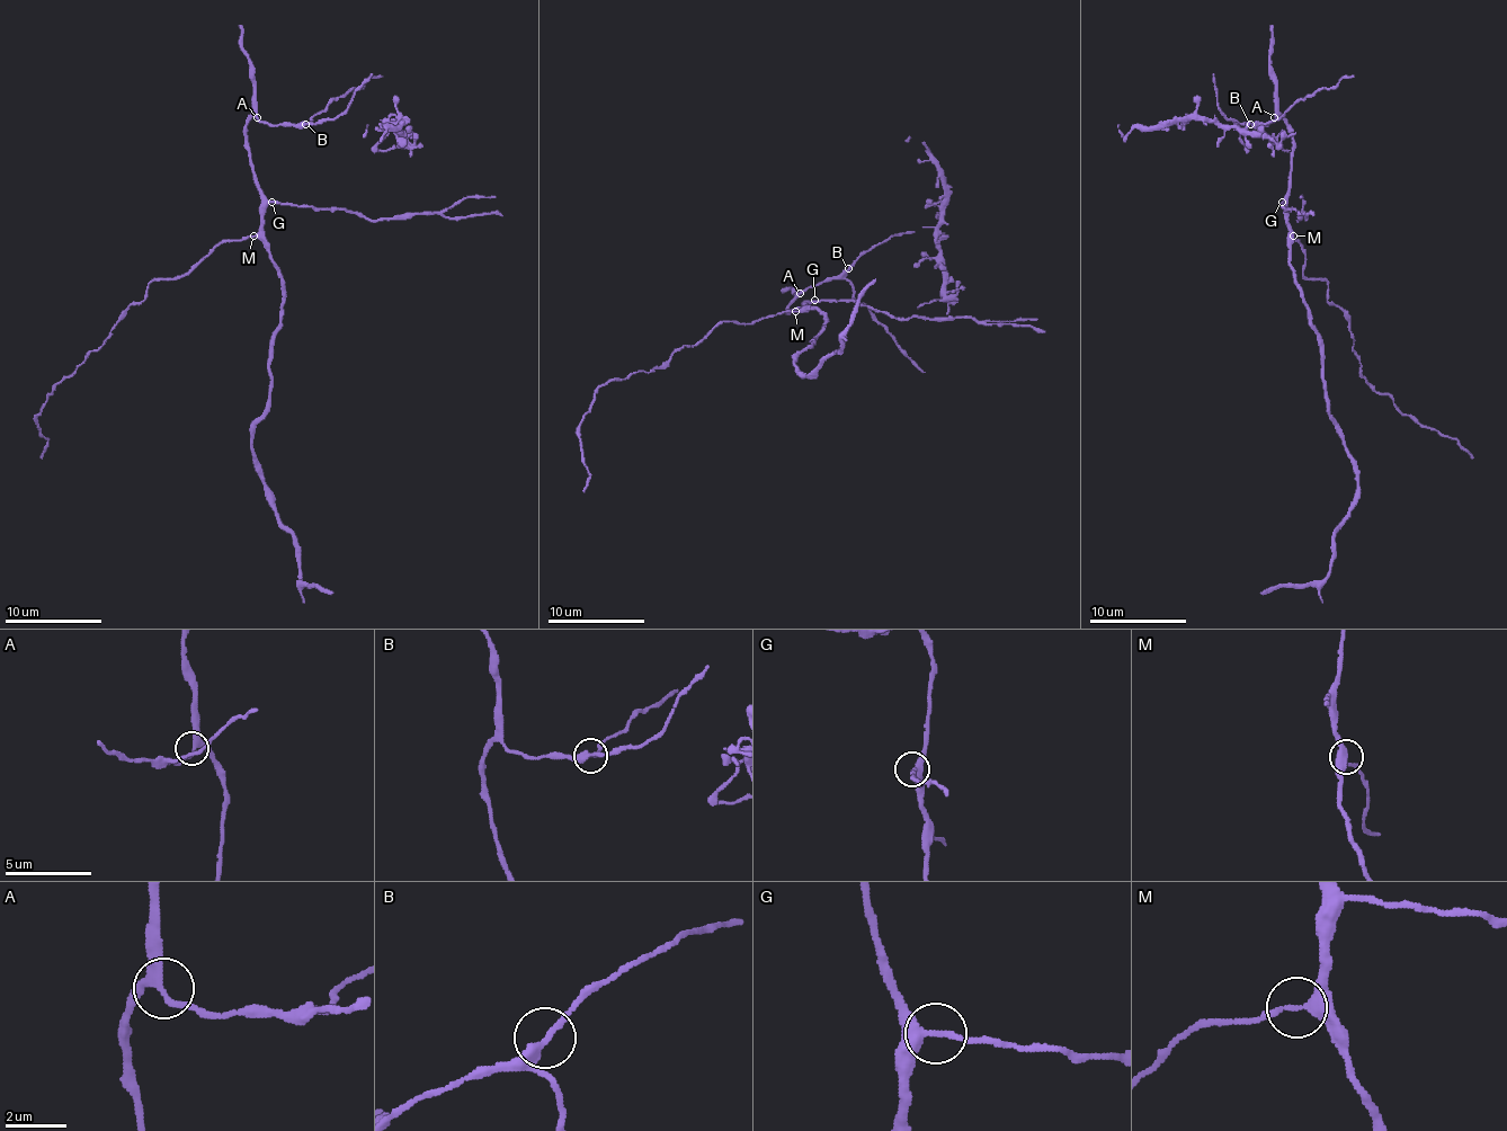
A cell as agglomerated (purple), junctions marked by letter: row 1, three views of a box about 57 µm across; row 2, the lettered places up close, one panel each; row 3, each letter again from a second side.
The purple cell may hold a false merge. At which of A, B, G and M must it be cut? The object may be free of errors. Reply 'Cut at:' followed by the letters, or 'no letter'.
Cut at: no letter

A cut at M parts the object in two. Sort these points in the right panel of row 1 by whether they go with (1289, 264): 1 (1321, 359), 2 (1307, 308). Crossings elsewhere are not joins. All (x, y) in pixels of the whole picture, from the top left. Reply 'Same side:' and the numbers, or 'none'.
Same side: 1, 2

